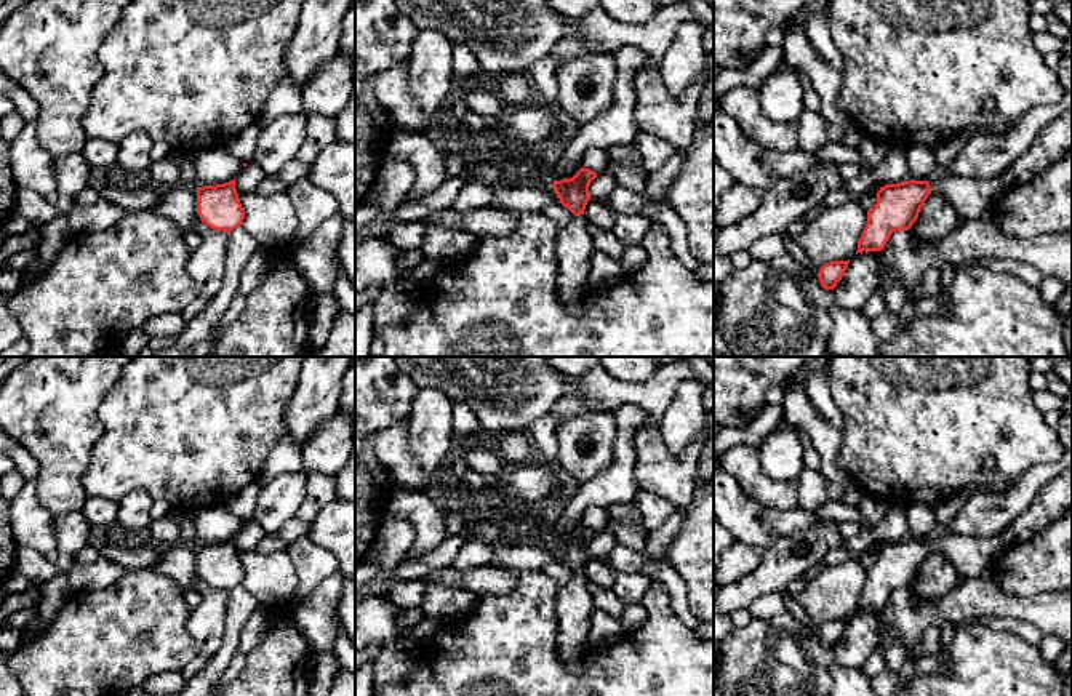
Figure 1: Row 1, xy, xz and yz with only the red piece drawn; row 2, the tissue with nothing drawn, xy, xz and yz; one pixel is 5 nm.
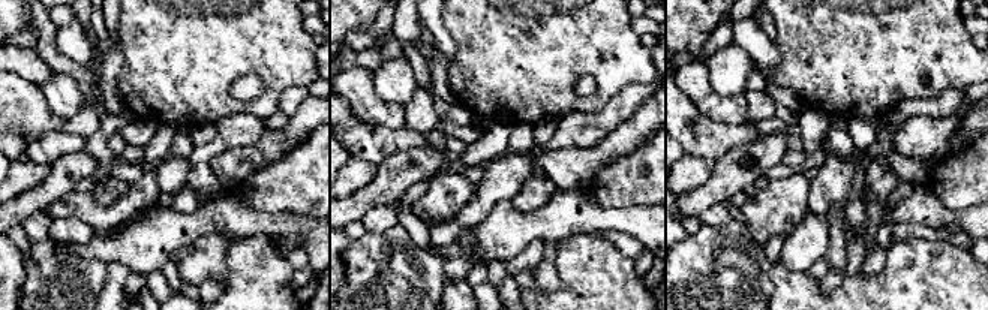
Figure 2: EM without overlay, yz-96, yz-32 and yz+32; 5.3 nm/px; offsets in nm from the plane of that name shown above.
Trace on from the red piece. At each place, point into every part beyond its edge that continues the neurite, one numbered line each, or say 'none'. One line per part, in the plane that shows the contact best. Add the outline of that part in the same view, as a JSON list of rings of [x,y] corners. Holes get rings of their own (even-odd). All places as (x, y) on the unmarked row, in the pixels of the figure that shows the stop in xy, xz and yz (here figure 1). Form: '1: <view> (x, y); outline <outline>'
1: xz (573, 604); outline [[[582,573],[558,590],[555,597],[555,638],[562,661],[578,664],[587,651],[589,619],[594,602]]]

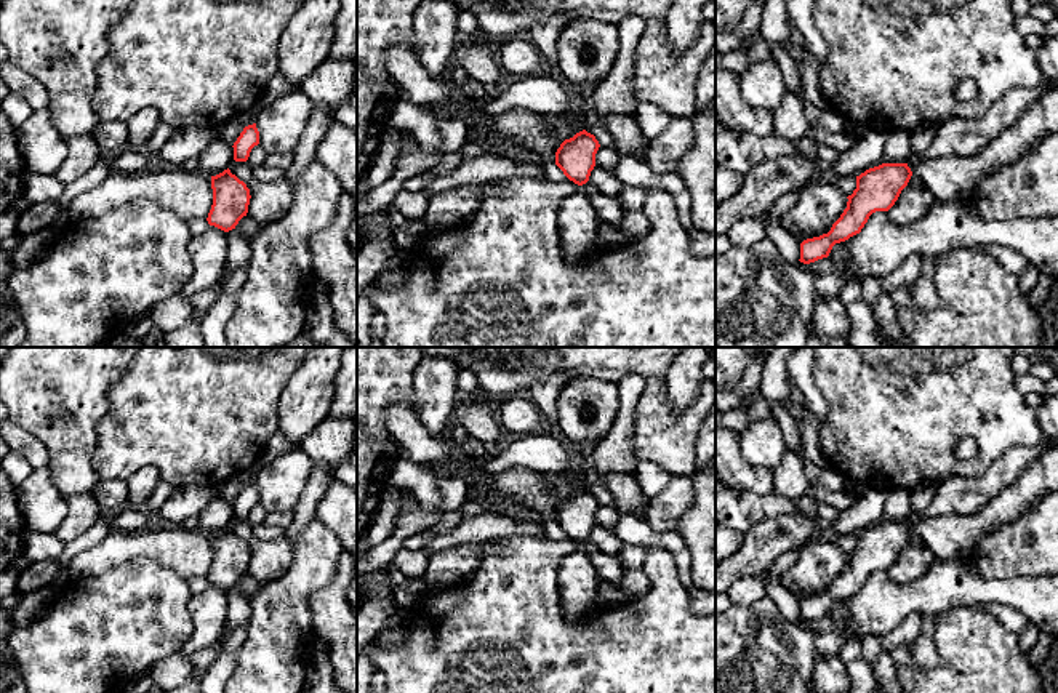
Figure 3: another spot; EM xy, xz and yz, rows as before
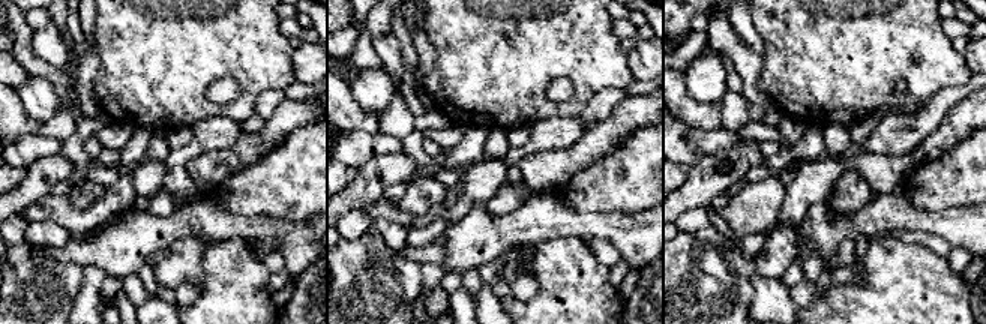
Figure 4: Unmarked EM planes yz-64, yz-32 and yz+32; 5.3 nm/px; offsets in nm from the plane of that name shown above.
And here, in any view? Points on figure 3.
1: yz (954, 536); outline [[[1058,447],[1048,448],[1029,463],[1012,485],[976,514],[922,519],[911,525],[911,530],[930,547],[936,560],[972,557],[984,536],[1012,523],[1055,490],[1058,490]]]

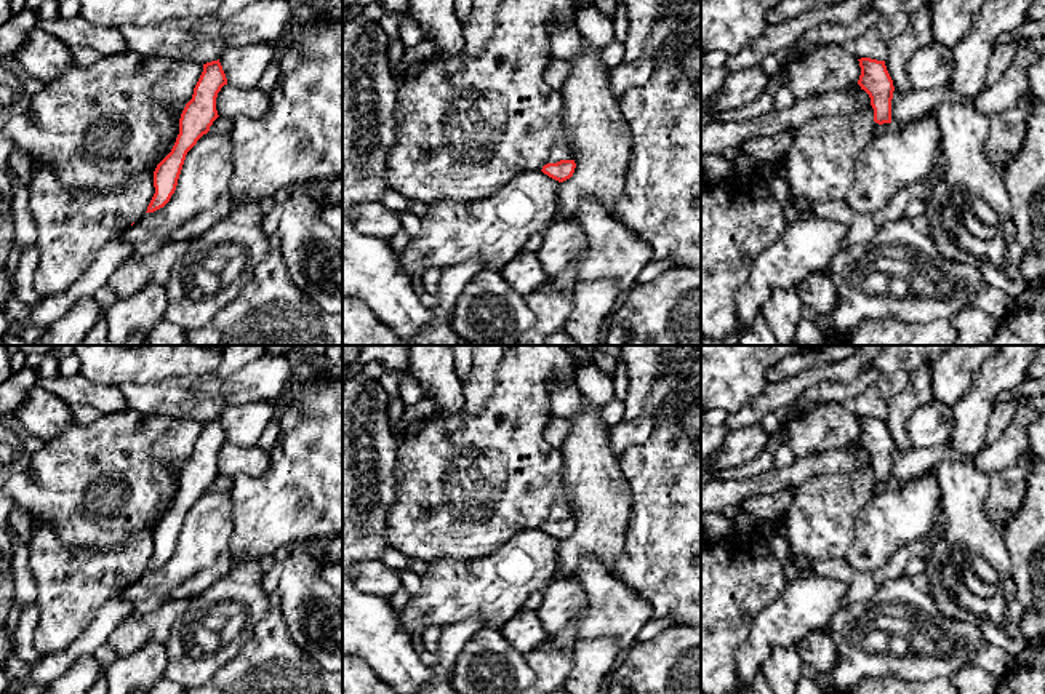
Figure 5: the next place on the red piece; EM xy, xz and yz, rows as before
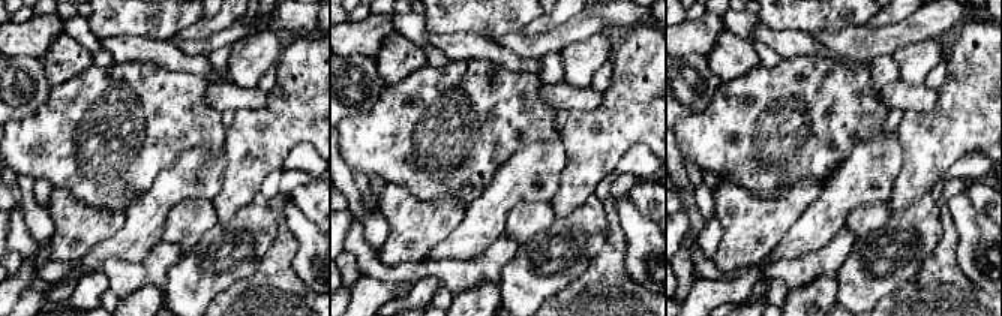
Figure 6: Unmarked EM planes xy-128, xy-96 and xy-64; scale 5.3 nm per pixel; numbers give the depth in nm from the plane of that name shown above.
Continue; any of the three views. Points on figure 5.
none

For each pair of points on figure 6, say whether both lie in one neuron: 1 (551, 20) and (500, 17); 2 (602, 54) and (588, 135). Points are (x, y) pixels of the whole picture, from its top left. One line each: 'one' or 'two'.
1: two
2: two

